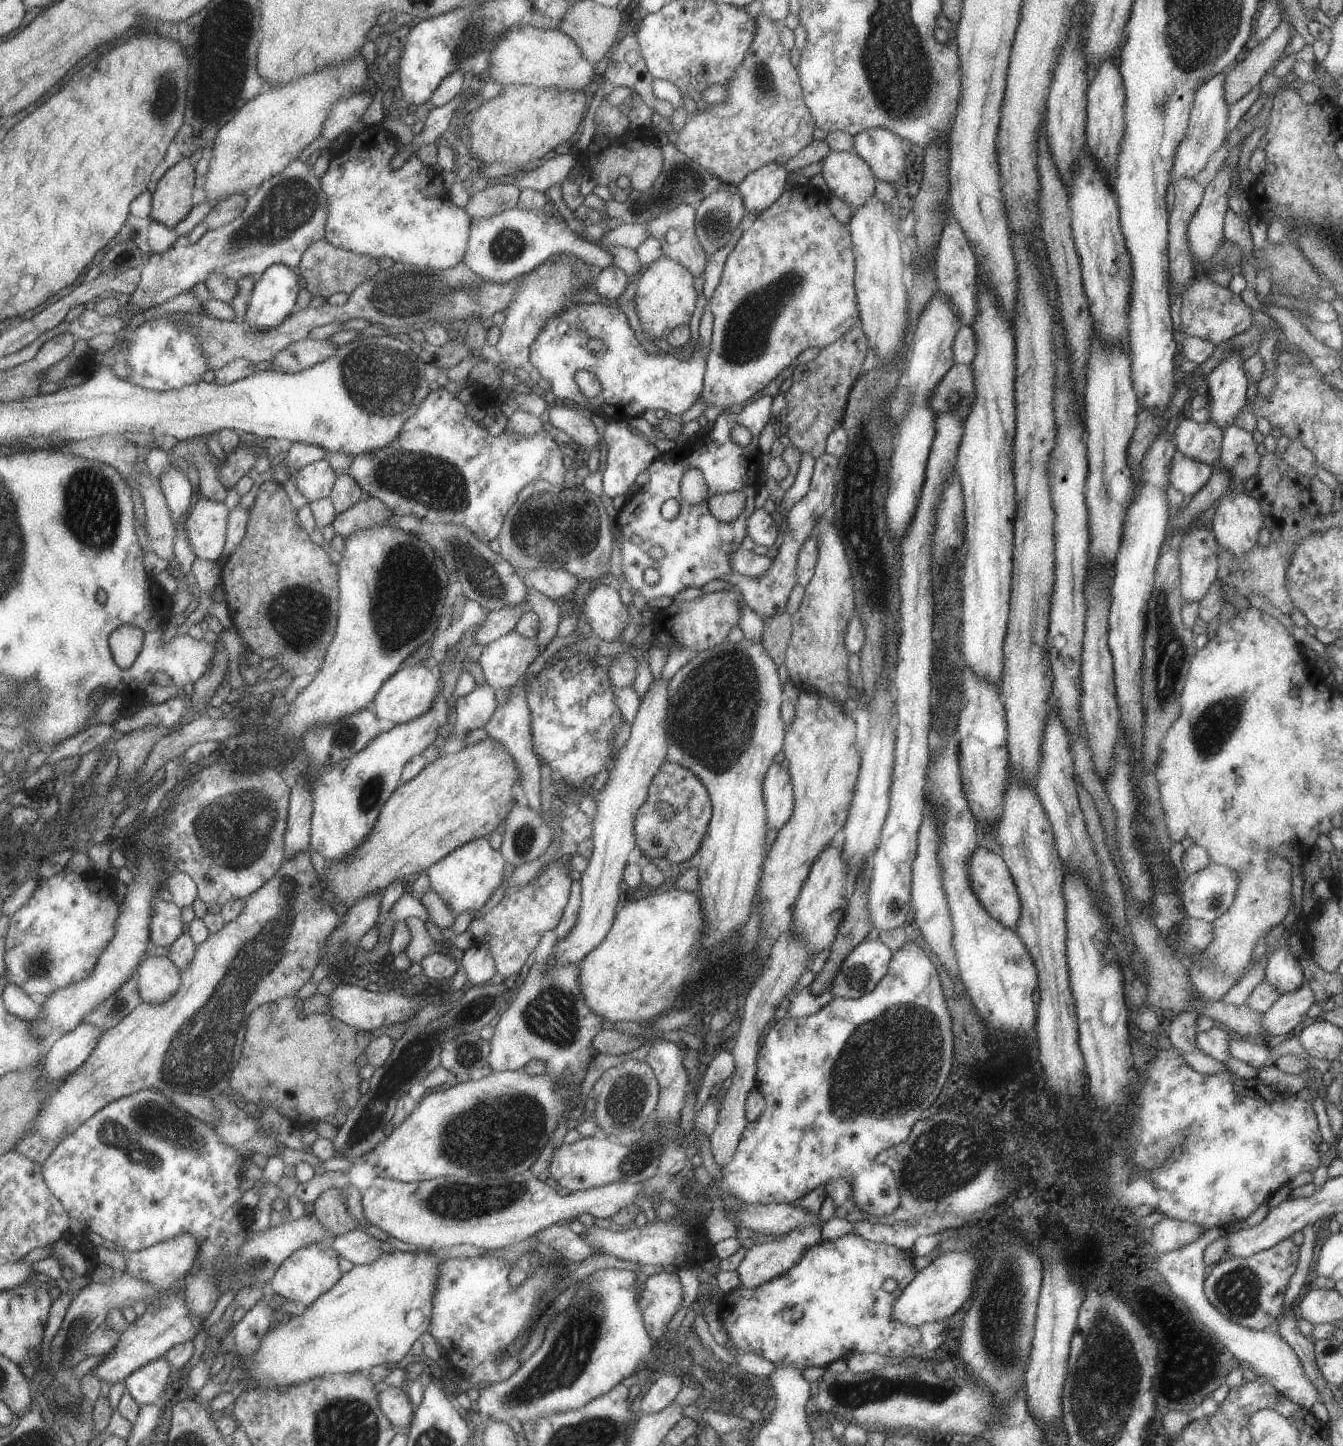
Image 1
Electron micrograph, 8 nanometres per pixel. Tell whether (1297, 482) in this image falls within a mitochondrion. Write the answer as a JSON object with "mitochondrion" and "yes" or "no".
{"mitochondrion":"no"}

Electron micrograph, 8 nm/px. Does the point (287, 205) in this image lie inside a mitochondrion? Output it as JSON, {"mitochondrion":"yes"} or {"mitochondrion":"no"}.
{"mitochondrion":"yes"}

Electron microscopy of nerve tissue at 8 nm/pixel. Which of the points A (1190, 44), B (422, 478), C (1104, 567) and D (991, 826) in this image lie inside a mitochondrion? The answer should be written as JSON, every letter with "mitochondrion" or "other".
{"A":"mitochondrion","B":"mitochondrion","C":"other","D":"other"}

